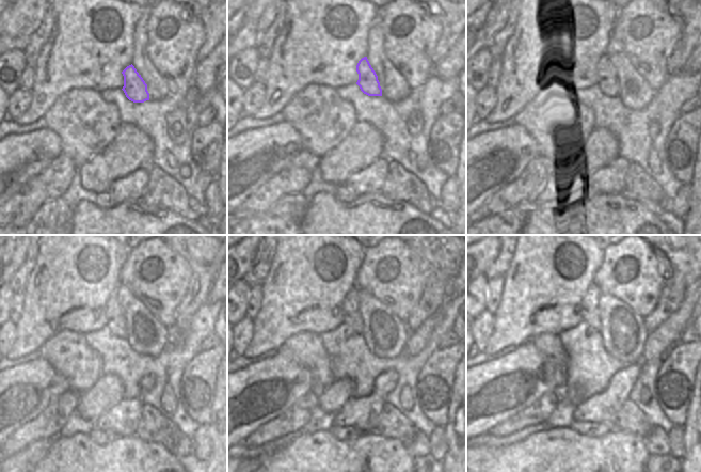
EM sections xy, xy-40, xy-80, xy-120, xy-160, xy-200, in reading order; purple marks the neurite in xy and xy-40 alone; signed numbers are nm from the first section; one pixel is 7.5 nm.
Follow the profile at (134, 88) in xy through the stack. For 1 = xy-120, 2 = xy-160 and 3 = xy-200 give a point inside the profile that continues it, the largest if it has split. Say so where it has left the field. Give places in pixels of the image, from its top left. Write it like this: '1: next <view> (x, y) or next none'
1: next xy-120 (116, 324)
2: next xy-160 (352, 317)
3: next xy-200 (589, 310)

